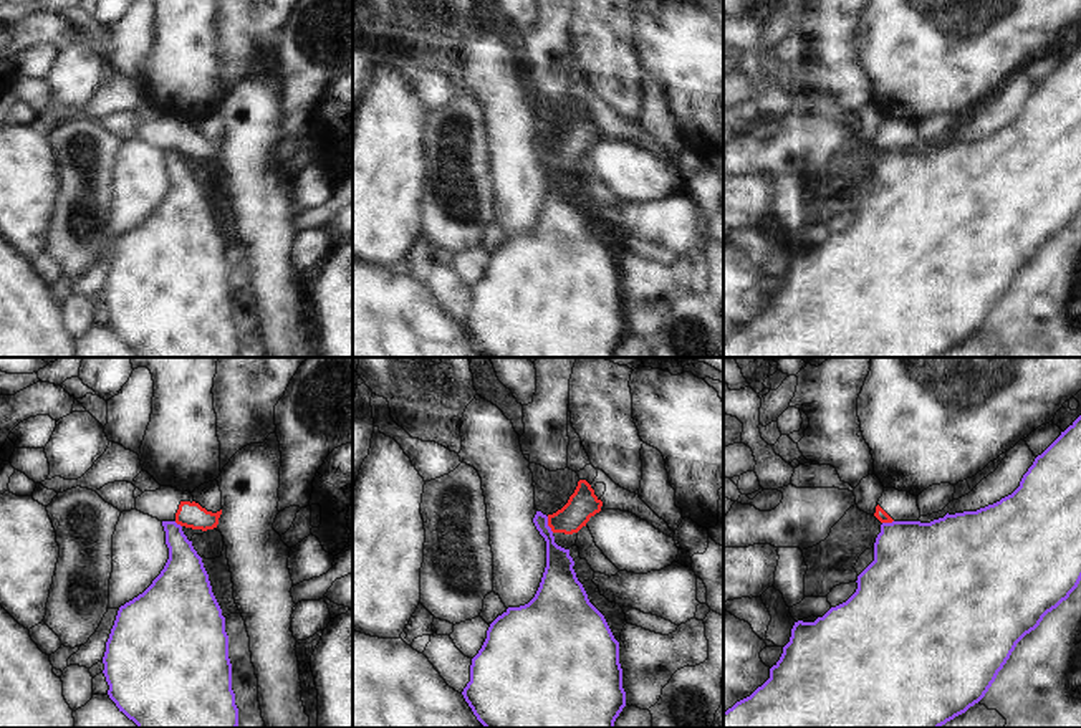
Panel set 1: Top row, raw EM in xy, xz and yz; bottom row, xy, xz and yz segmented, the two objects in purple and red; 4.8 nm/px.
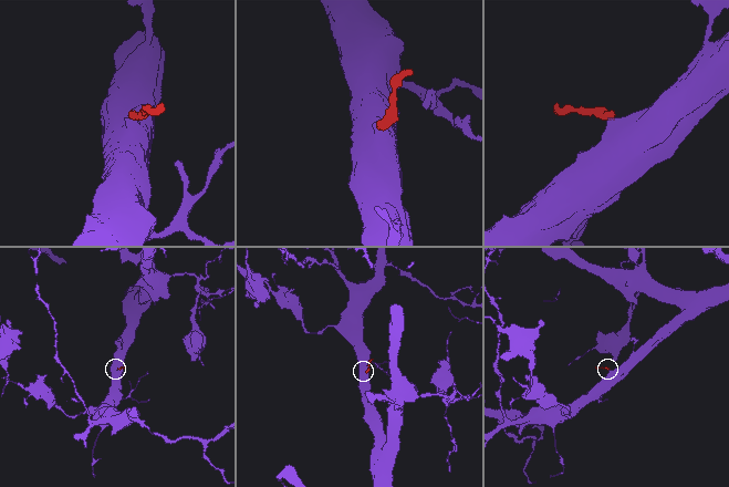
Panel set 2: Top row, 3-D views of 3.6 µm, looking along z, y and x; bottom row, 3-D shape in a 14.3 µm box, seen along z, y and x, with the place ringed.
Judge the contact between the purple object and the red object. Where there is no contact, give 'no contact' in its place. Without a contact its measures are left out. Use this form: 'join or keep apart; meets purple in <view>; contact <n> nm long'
keep apart; meets purple in xz; contact 90 nm long

